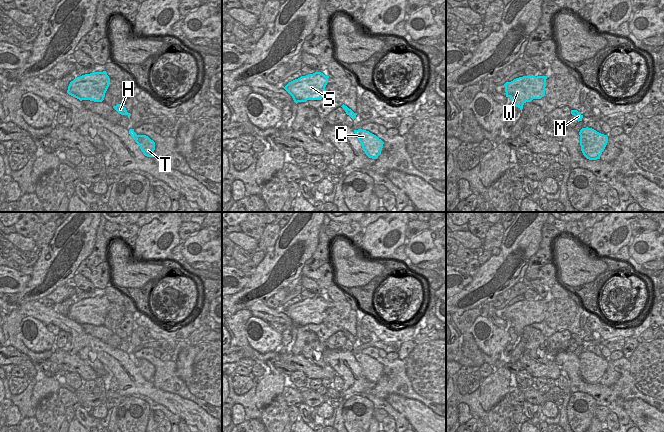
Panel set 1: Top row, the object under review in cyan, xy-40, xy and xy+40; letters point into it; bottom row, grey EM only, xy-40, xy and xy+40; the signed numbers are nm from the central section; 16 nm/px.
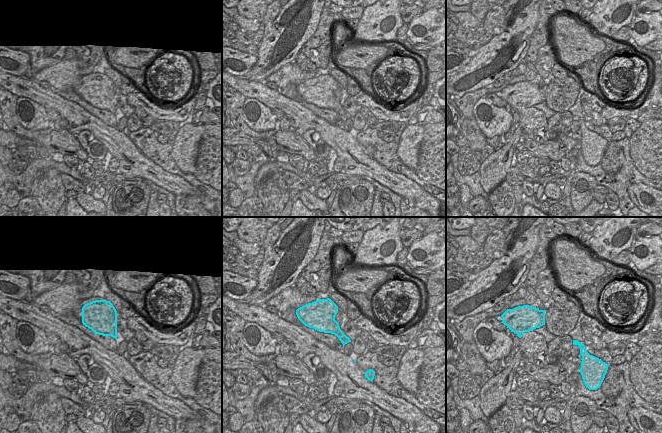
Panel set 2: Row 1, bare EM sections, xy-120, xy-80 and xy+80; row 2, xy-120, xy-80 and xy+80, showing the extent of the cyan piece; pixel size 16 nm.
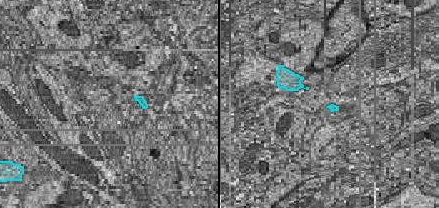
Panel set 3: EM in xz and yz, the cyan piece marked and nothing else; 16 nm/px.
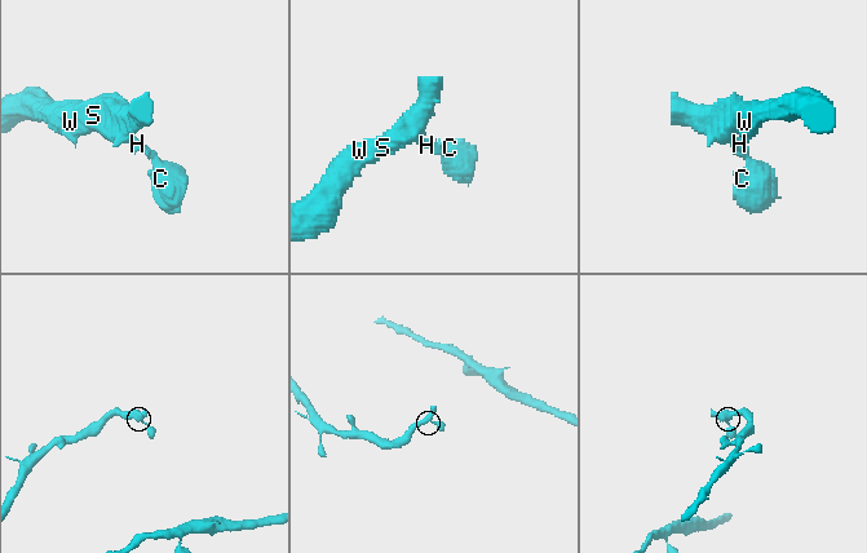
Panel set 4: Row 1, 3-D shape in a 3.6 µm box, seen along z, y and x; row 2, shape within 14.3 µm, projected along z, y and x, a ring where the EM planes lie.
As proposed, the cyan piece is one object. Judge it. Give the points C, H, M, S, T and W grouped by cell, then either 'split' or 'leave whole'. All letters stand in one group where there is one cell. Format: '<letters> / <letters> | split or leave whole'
C H M S T W | leave whole

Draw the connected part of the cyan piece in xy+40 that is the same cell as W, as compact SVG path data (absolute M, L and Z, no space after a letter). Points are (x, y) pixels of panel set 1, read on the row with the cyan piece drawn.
M523 76L506 82L506 97L511 98L511 103L521 110L526 102L541 99L545 96L546 79L548 76Z

